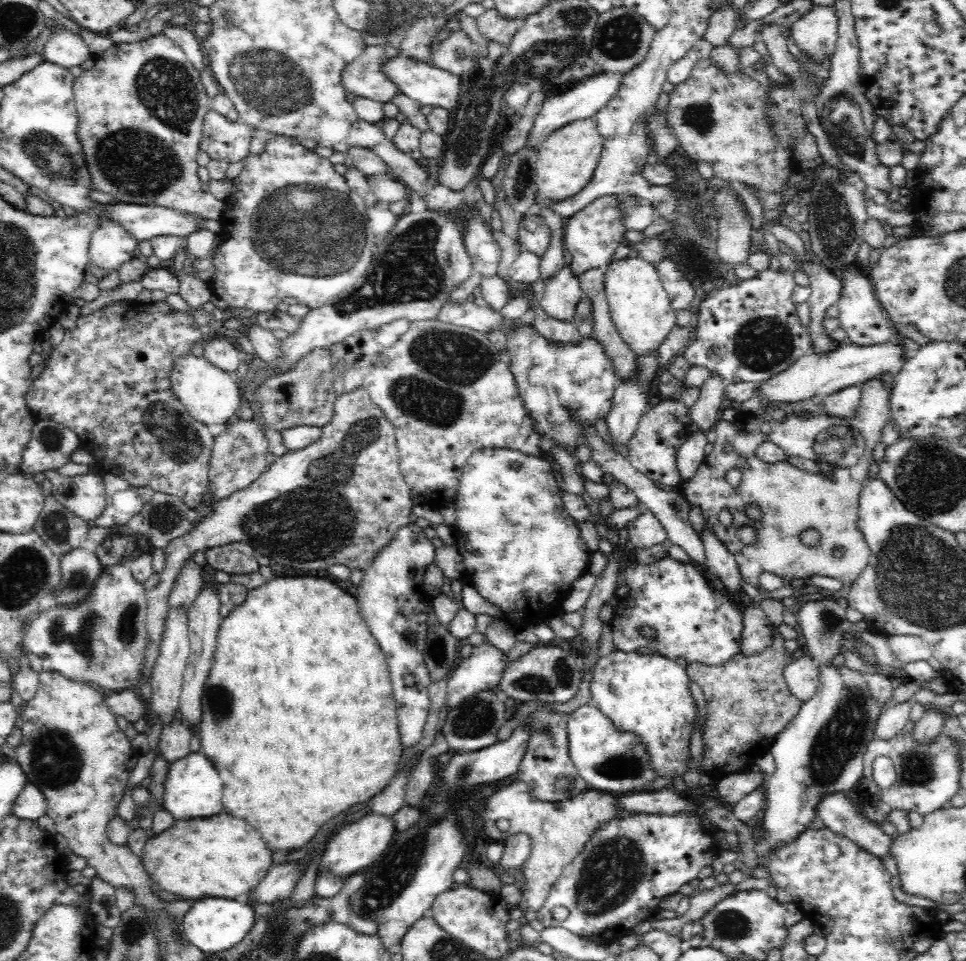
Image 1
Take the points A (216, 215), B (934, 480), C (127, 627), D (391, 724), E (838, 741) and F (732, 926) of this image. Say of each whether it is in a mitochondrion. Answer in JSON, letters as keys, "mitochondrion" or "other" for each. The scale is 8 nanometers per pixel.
{"A":"other","B":"mitochondrion","C":"mitochondrion","D":"other","E":"mitochondrion","F":"mitochondrion"}

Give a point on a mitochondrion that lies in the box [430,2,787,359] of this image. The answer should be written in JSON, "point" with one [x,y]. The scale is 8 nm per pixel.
{"point":[548,57]}

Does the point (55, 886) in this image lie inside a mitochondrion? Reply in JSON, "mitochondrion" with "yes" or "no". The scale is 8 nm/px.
{"mitochondrion":"no"}

